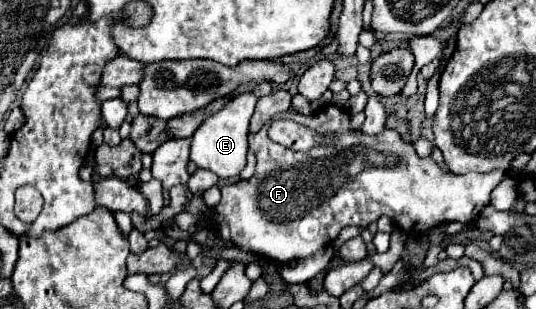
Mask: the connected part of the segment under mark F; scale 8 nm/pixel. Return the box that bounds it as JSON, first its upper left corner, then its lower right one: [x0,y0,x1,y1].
[210,104,506,264]

